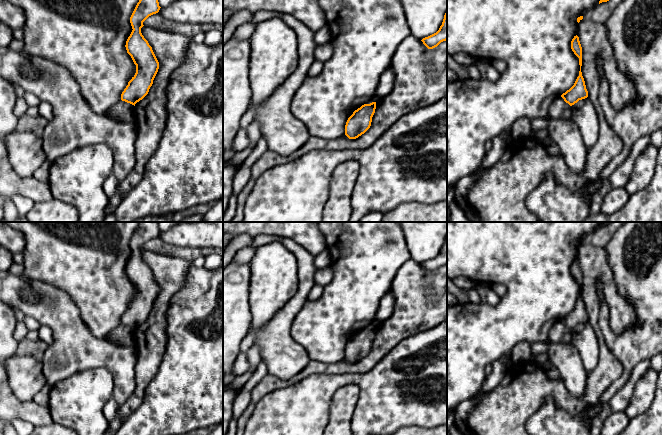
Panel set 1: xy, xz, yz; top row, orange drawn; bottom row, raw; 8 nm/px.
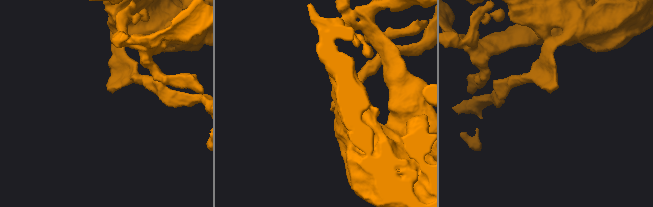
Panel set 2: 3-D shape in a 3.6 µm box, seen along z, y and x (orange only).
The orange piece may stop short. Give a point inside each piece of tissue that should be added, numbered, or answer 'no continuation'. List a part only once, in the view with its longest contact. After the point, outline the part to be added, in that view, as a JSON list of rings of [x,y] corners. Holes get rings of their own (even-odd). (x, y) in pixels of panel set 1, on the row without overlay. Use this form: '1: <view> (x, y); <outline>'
no continuation

